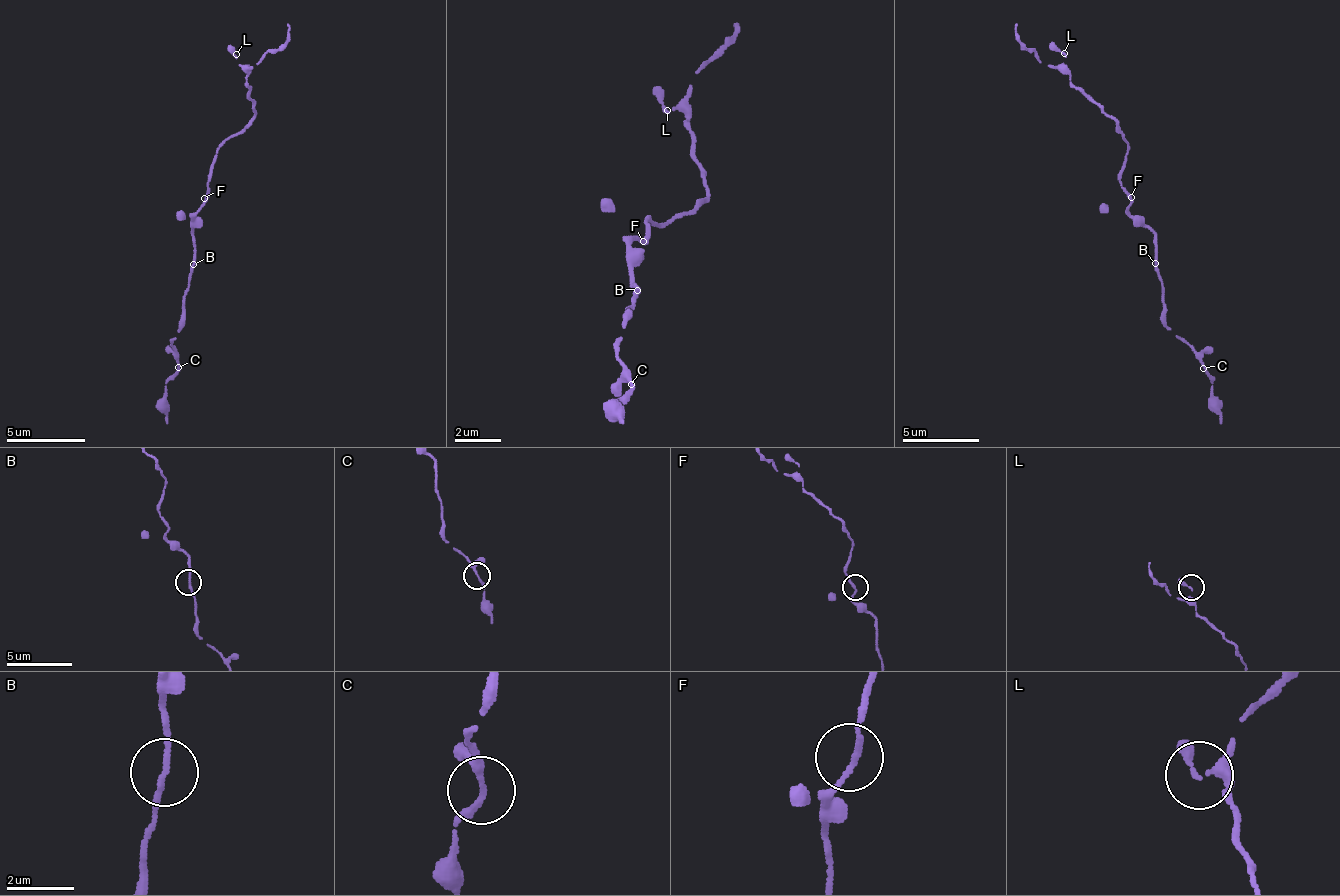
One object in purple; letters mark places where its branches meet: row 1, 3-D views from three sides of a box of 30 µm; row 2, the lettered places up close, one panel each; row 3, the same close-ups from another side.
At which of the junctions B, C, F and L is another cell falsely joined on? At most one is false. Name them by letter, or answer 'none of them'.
none of them

